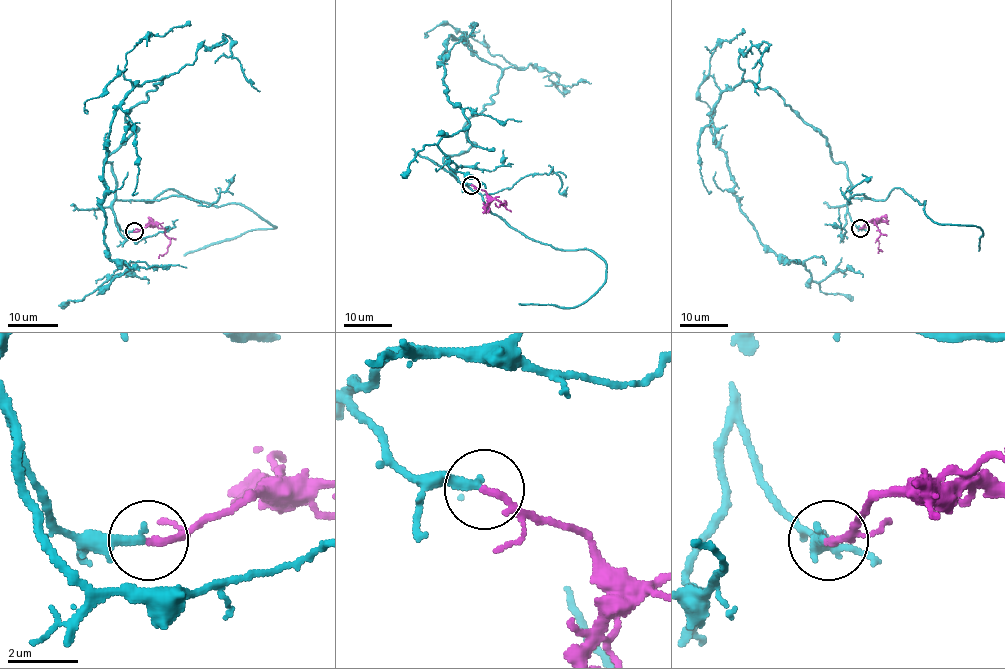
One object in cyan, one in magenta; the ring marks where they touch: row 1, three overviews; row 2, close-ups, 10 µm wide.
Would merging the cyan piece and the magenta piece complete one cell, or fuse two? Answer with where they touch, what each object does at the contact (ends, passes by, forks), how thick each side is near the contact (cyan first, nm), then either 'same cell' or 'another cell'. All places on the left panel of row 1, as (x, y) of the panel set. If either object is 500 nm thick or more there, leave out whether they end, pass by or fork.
place (134, 231); cyan ends; magenta ends; calibres 280 and 200 nm; same cell

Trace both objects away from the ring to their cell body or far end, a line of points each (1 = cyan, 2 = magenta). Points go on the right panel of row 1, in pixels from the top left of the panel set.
1: (860, 228), (827, 140), (777, 92), (726, 88), (711, 130), (758, 238), (814, 282), (846, 268), (863, 277)
2: (860, 228), (867, 222), (876, 226), (880, 232), (878, 248), (881, 252), (878, 253)

